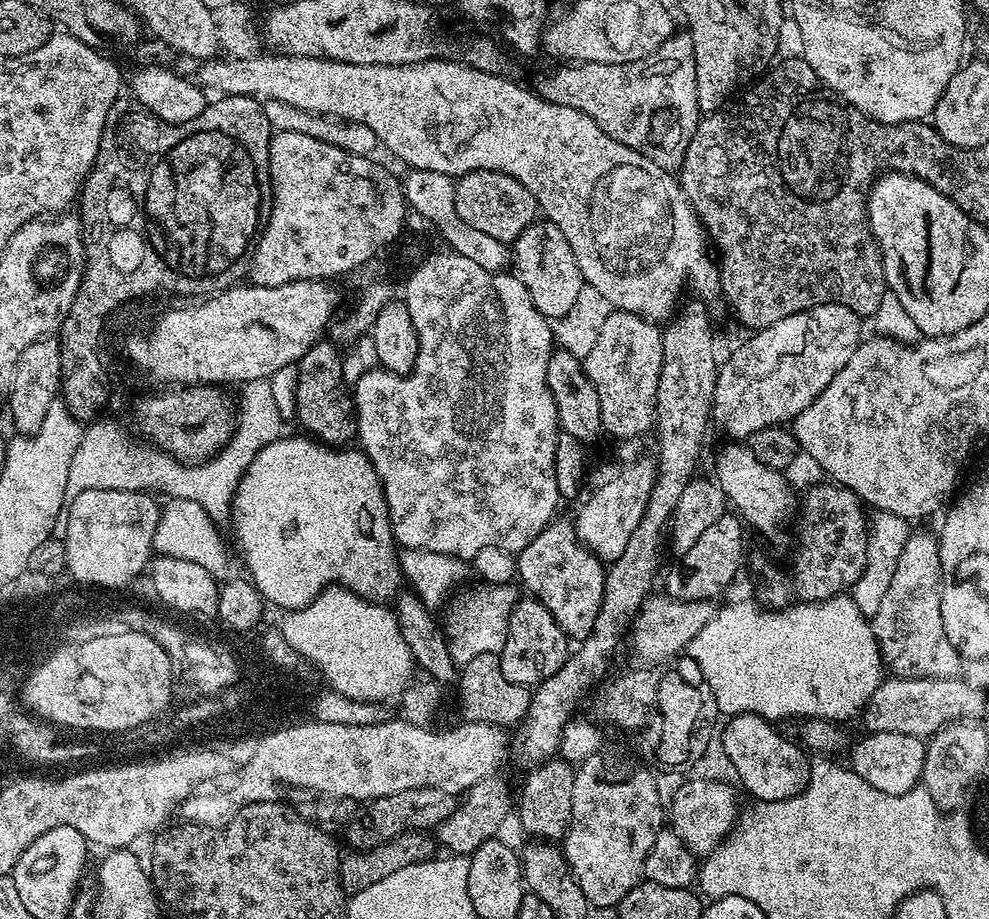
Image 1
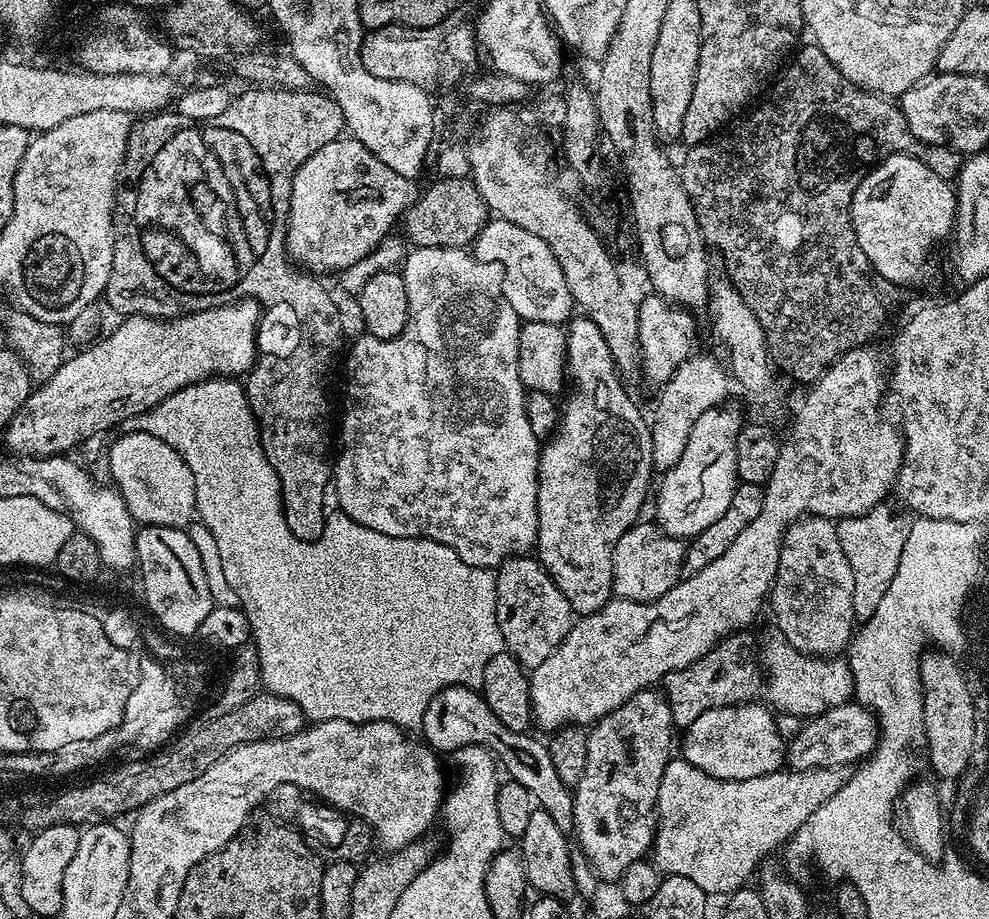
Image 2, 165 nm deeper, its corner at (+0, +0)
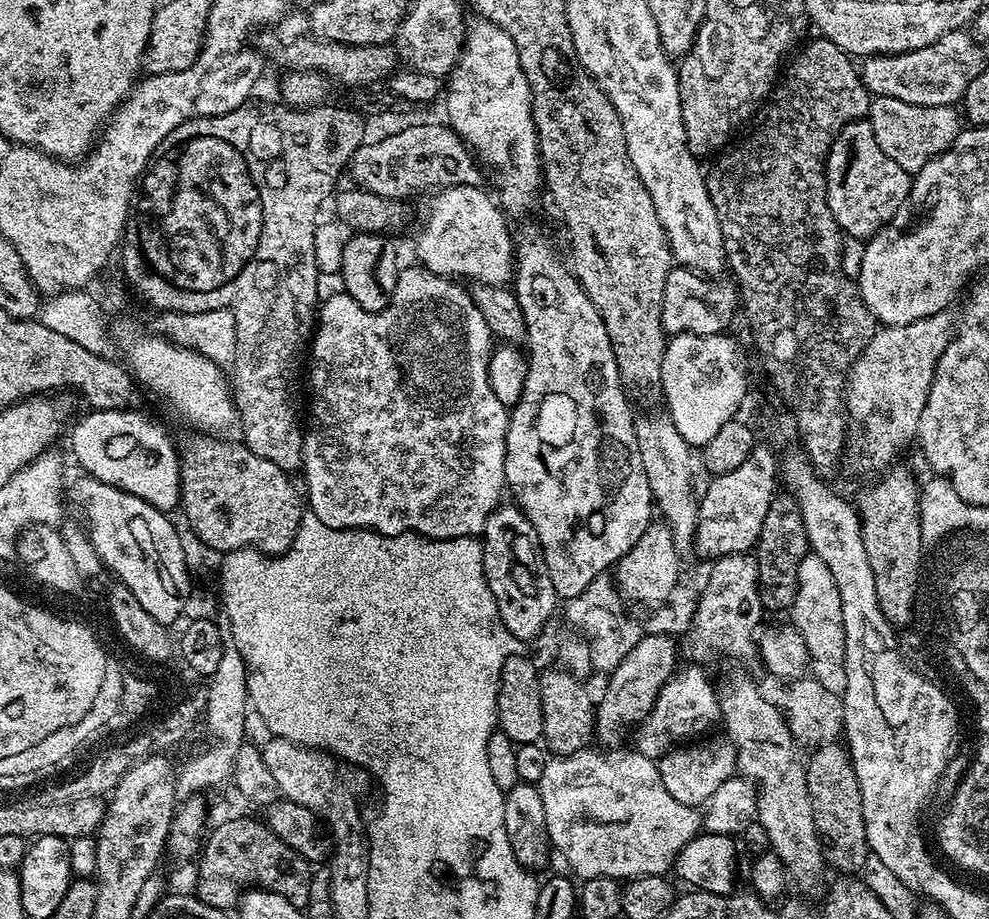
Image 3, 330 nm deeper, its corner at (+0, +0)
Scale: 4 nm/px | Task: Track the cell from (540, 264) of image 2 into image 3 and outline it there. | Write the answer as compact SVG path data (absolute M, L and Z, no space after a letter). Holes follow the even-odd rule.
M459 184L453 188L441 188L435 193L436 196L428 204L428 213L424 216L424 225L420 228L420 233L416 236L416 256L423 267L429 268L434 274L439 276L446 276L449 278L464 278L460 276L469 276L469 281L477 284L493 284L493 285L507 285L514 276L514 236L513 233L508 233L508 224L505 213L494 203L493 197L488 196L483 192L483 187L474 184Z

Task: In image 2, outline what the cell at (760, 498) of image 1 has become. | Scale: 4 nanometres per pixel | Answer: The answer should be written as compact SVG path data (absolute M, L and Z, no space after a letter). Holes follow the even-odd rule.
M802 516L784 530L770 608L776 615L775 631L800 653L828 658L847 649L854 635L850 565L839 545L836 524L823 516Z

